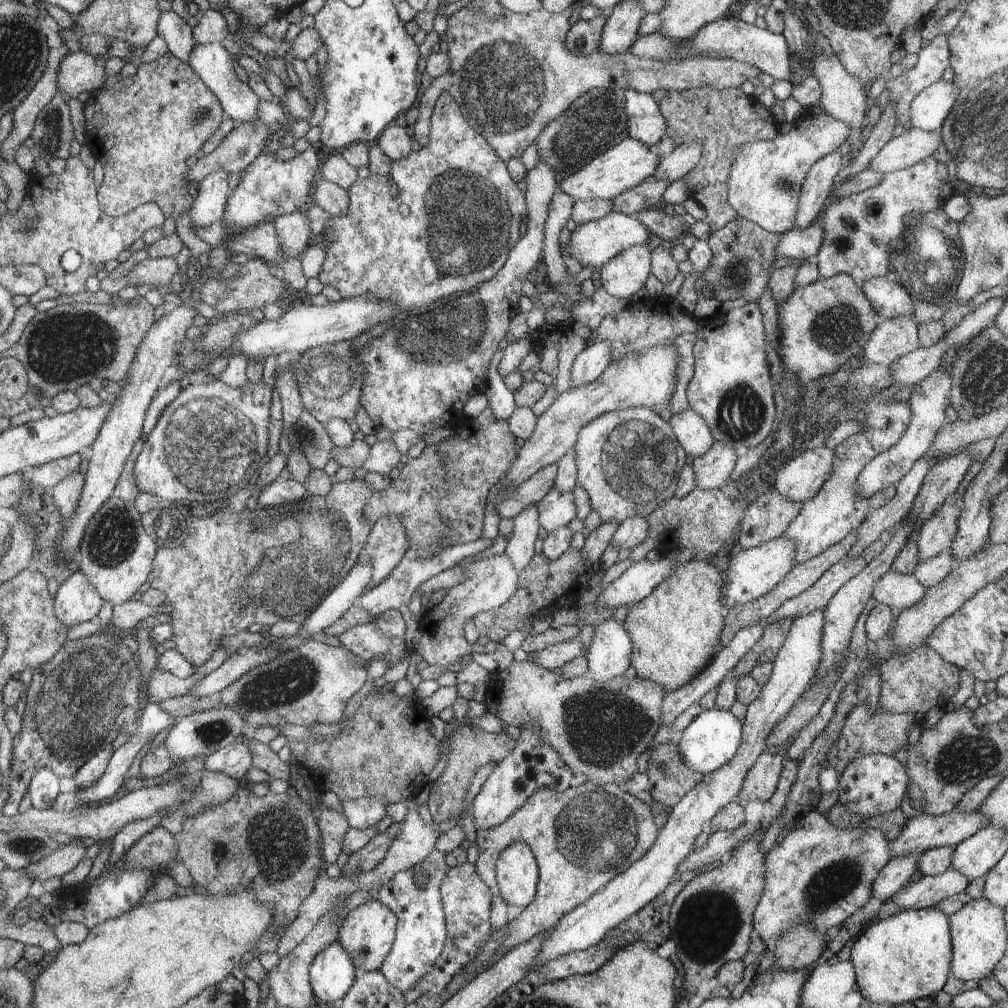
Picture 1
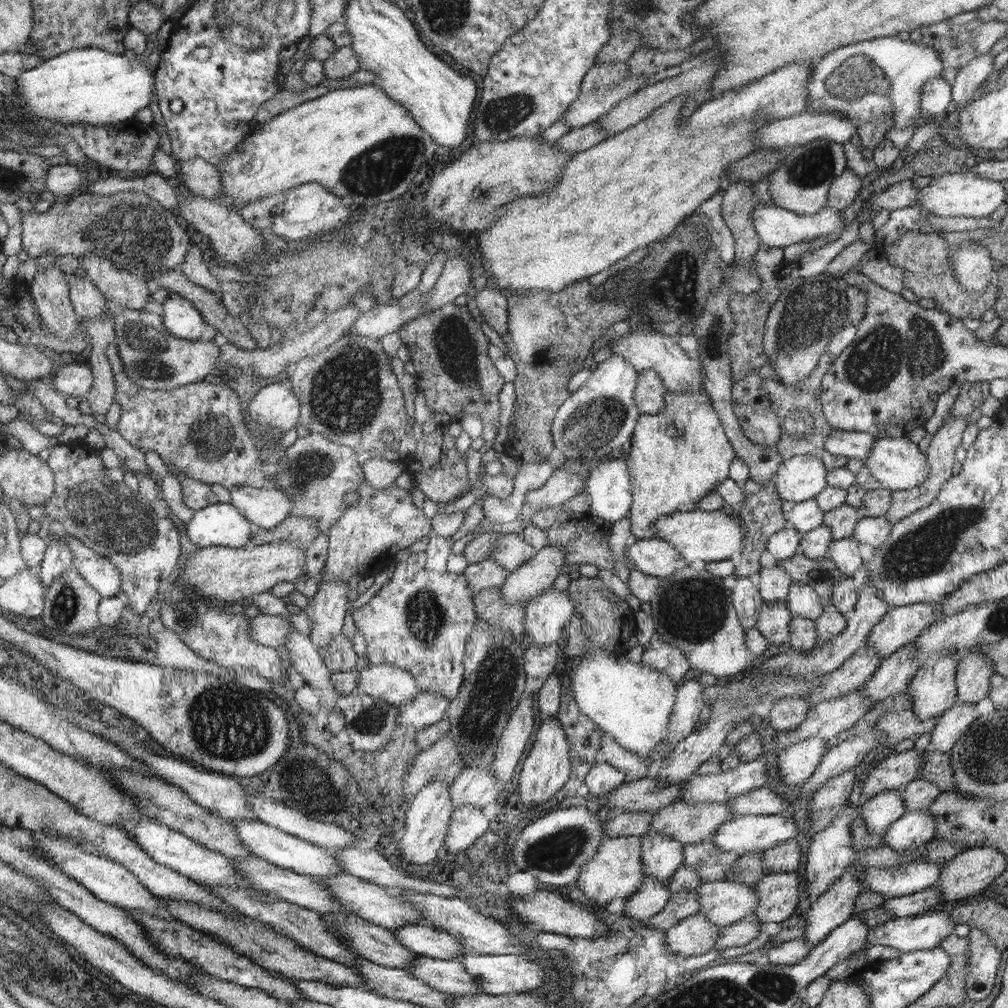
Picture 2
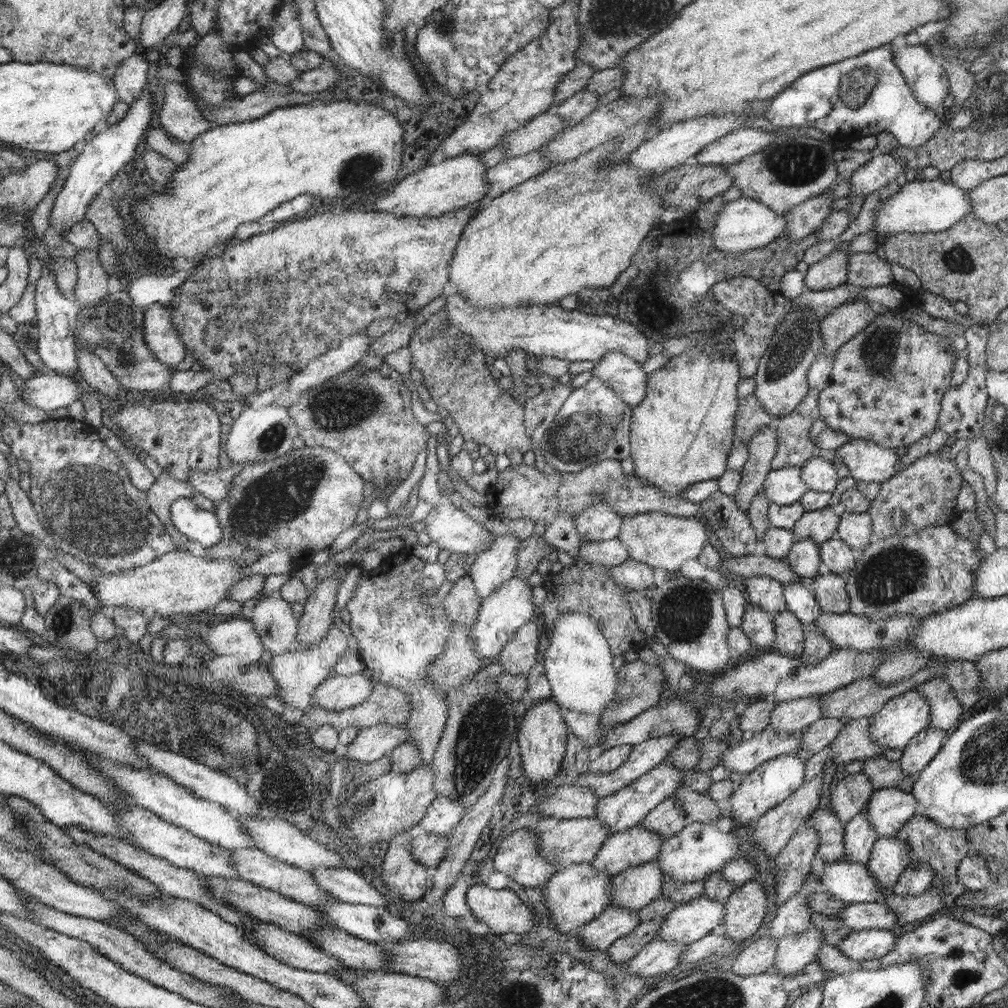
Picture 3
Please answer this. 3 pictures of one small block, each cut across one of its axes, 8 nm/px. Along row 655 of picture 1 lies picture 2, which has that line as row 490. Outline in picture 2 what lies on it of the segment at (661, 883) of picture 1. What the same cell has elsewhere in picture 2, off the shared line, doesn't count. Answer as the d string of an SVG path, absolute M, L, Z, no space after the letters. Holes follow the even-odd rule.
M798 455L783 459L772 482L781 499L804 502L814 499L827 487L828 472L820 457Z

